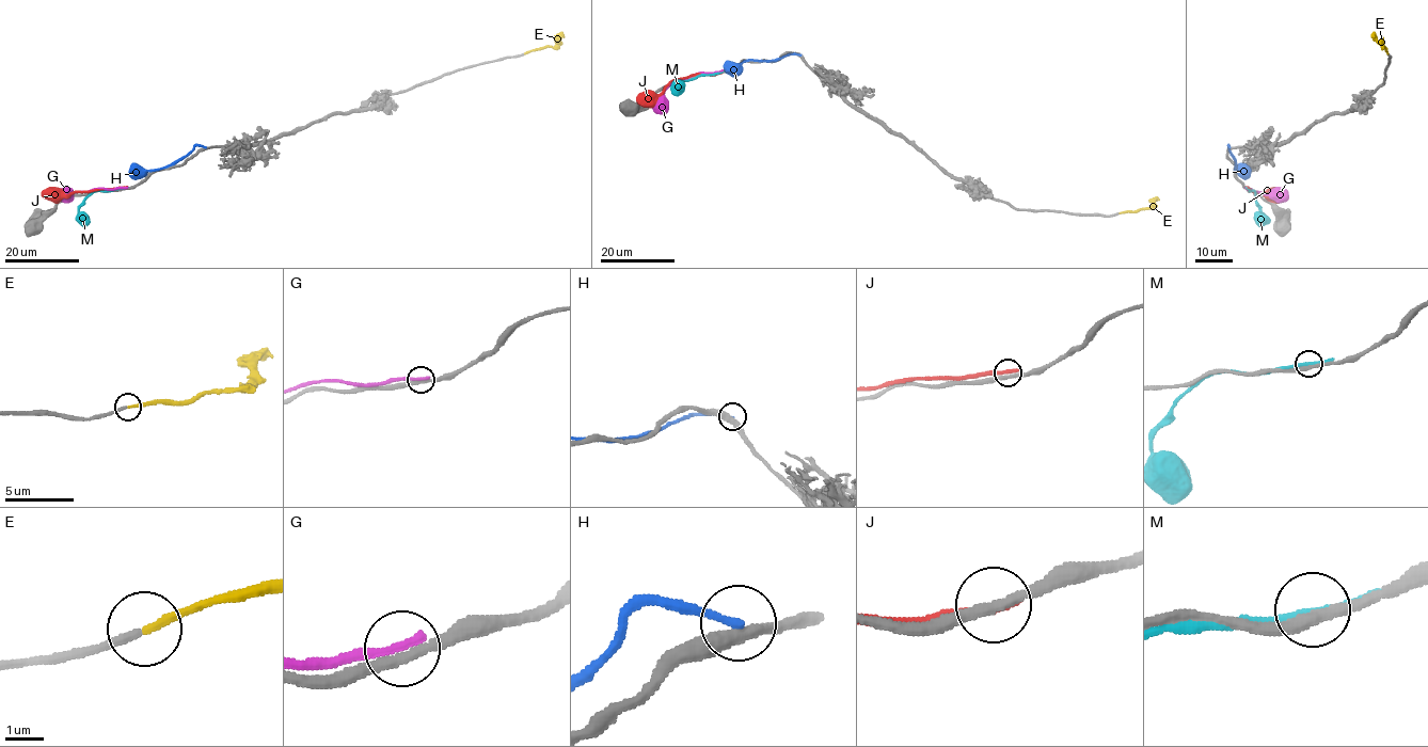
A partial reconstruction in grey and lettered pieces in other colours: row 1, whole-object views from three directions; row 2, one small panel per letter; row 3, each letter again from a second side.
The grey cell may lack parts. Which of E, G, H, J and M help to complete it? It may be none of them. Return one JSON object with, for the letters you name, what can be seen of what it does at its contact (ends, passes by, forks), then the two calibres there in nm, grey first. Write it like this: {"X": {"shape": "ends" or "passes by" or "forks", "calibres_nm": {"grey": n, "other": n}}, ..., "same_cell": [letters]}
{"E": {"shape": "ends", "calibres_nm": {"grey": 240, "other": 200}}, "same_cell": ["E"]}

